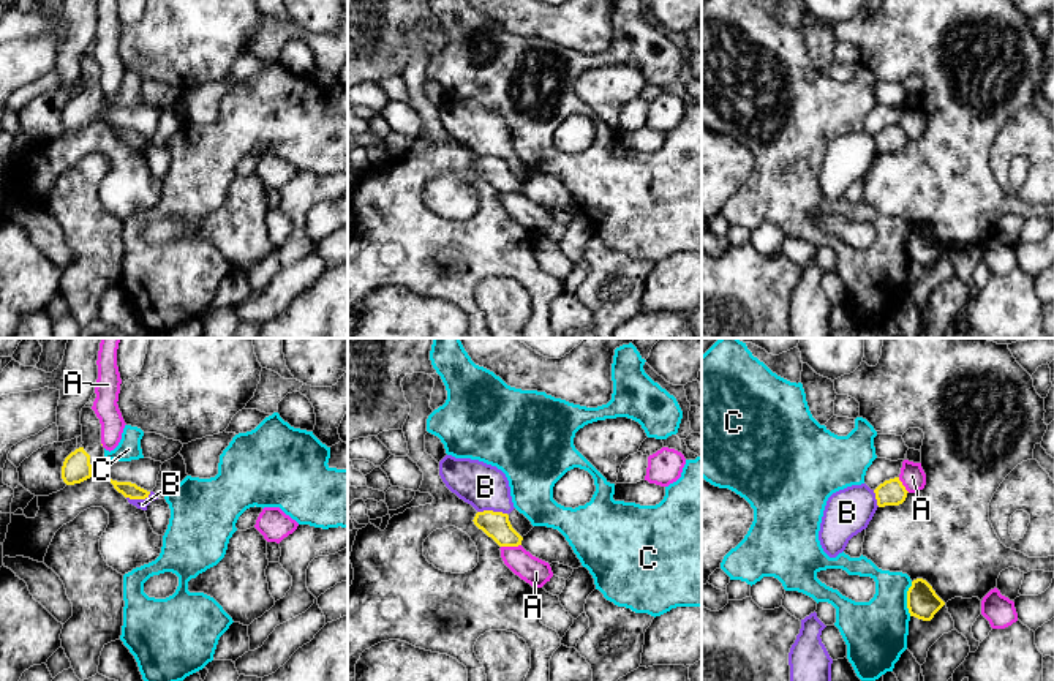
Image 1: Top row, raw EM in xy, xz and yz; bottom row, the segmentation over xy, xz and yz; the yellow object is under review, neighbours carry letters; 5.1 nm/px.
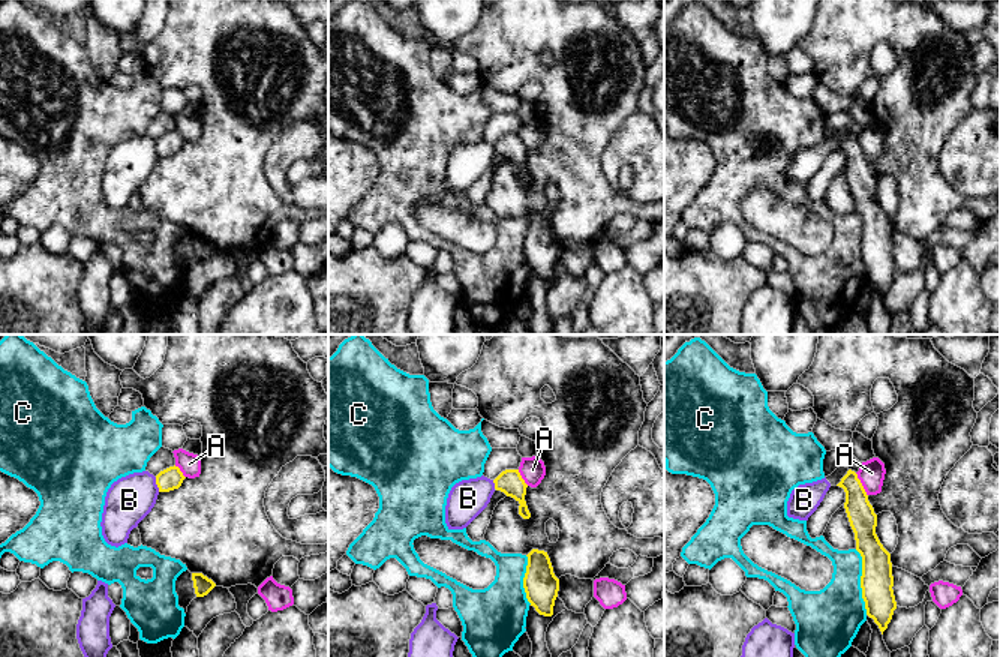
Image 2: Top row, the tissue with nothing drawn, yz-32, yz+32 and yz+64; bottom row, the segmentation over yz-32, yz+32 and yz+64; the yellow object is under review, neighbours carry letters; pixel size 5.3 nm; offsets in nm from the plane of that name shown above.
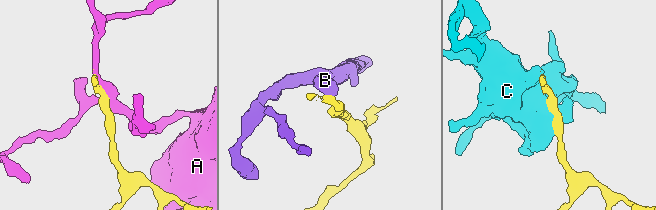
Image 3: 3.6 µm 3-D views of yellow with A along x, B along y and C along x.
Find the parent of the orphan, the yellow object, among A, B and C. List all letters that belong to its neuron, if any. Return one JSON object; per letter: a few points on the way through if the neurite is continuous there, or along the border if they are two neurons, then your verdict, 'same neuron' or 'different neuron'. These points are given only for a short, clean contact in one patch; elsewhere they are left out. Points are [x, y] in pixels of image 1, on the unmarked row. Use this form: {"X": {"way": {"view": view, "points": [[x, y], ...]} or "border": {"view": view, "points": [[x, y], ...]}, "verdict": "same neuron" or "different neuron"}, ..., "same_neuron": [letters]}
{"A": {"verdict": "different neuron"}, "B": {"border": {"view": "xz", "points": [[478, 157], [501, 157], [506, 160]]}, "verdict": "different neuron"}, "C": {"verdict": "different neuron"}, "same_neuron": []}

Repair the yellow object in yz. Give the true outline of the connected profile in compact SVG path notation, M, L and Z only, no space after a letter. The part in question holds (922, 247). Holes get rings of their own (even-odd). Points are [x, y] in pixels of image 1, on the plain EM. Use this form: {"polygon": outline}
{"polygon": "M917 224L912 228L912 232L907 237L907 254L910 262L931 267L943 251L945 248L926 226Z"}

